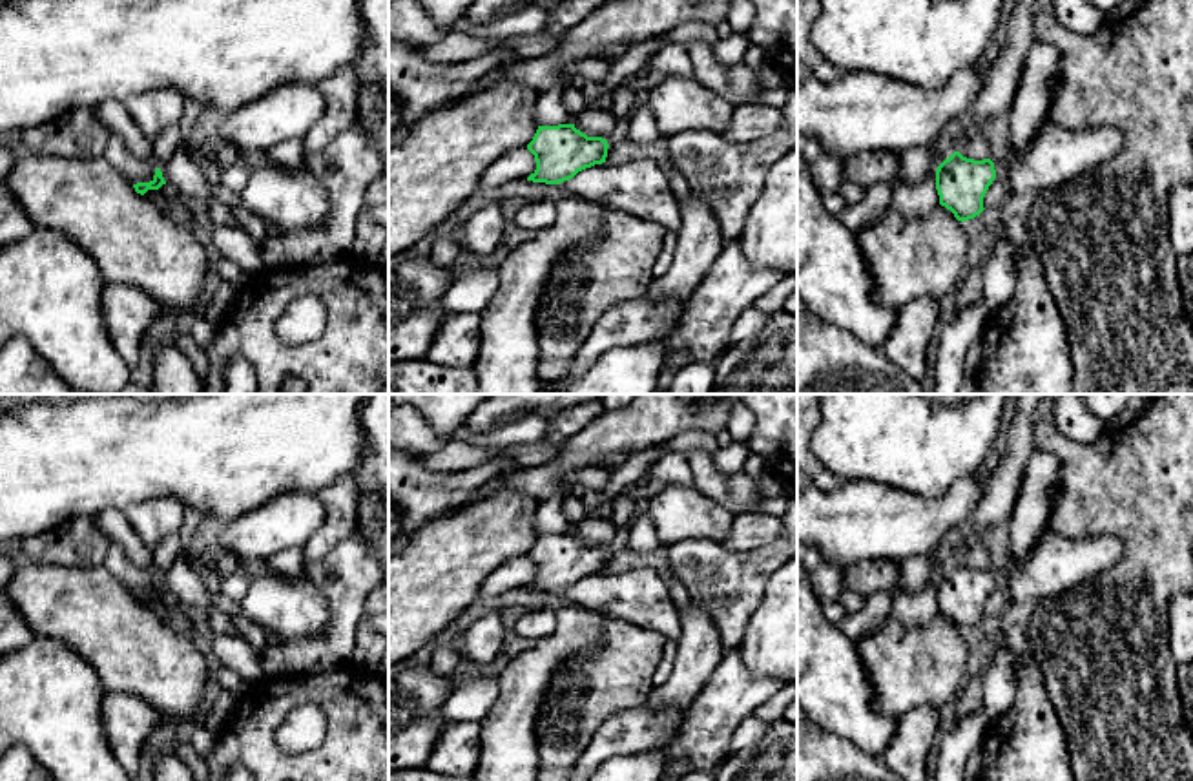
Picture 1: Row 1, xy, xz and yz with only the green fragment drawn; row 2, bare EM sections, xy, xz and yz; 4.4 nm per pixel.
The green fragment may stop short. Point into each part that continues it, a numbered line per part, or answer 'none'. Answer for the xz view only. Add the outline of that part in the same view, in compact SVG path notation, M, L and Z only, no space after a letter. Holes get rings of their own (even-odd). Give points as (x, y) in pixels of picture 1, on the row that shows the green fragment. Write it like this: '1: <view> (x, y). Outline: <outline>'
none

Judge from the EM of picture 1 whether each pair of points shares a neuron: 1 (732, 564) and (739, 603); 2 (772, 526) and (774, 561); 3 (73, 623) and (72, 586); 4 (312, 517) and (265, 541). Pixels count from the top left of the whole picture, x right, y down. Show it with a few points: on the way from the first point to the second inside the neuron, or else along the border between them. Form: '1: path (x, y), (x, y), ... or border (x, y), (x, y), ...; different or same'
1: path (732, 573), (732, 593); same
2: border (778, 537), (752, 550), (732, 551); different
3: path (73, 614), (72, 595); same
4: path (301, 517), (283, 522), (276, 530); same

